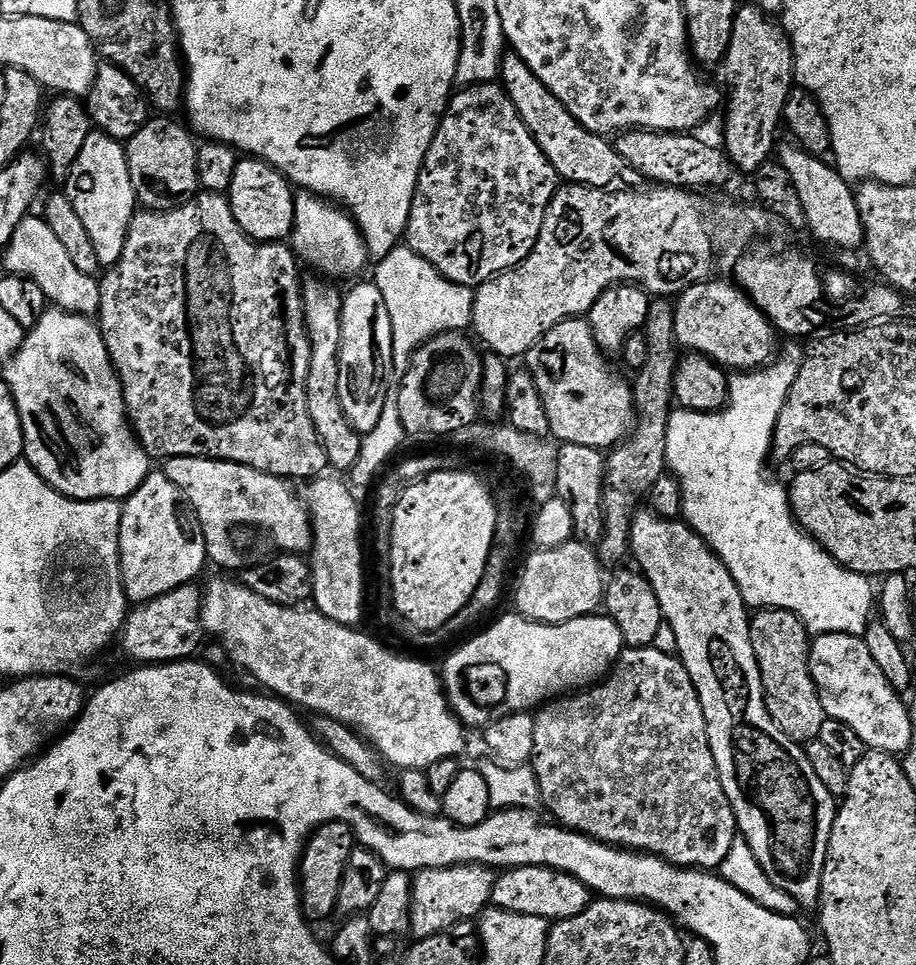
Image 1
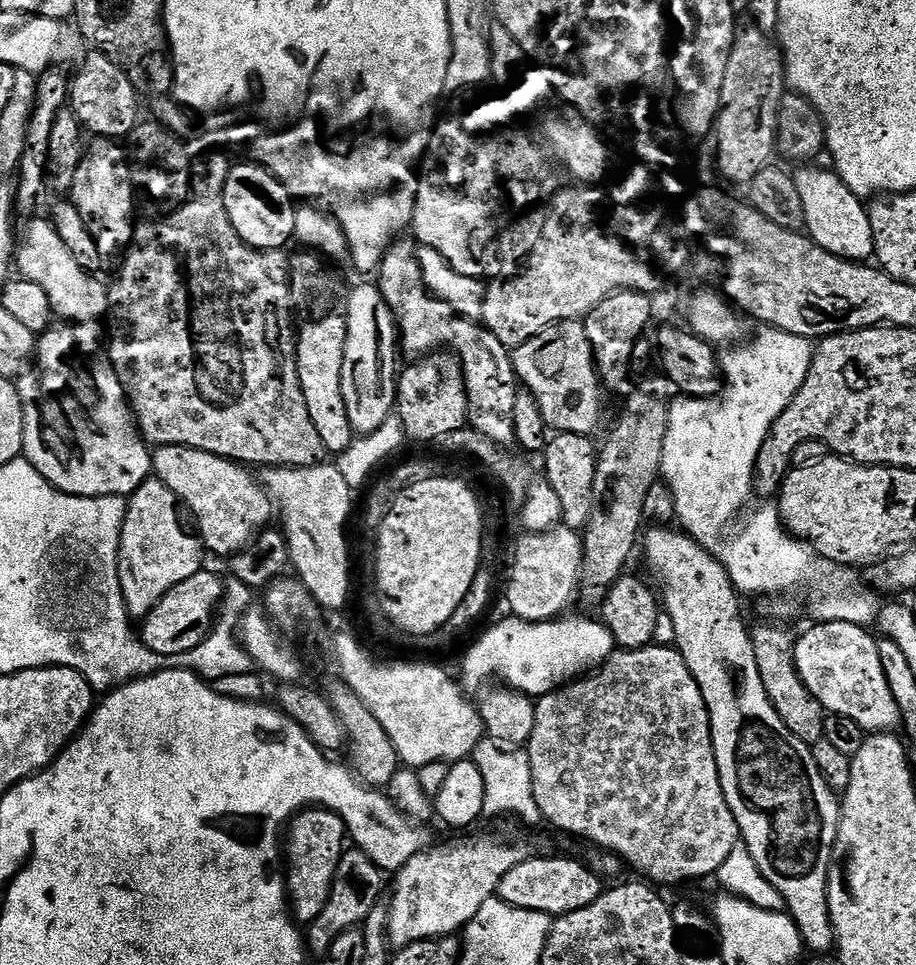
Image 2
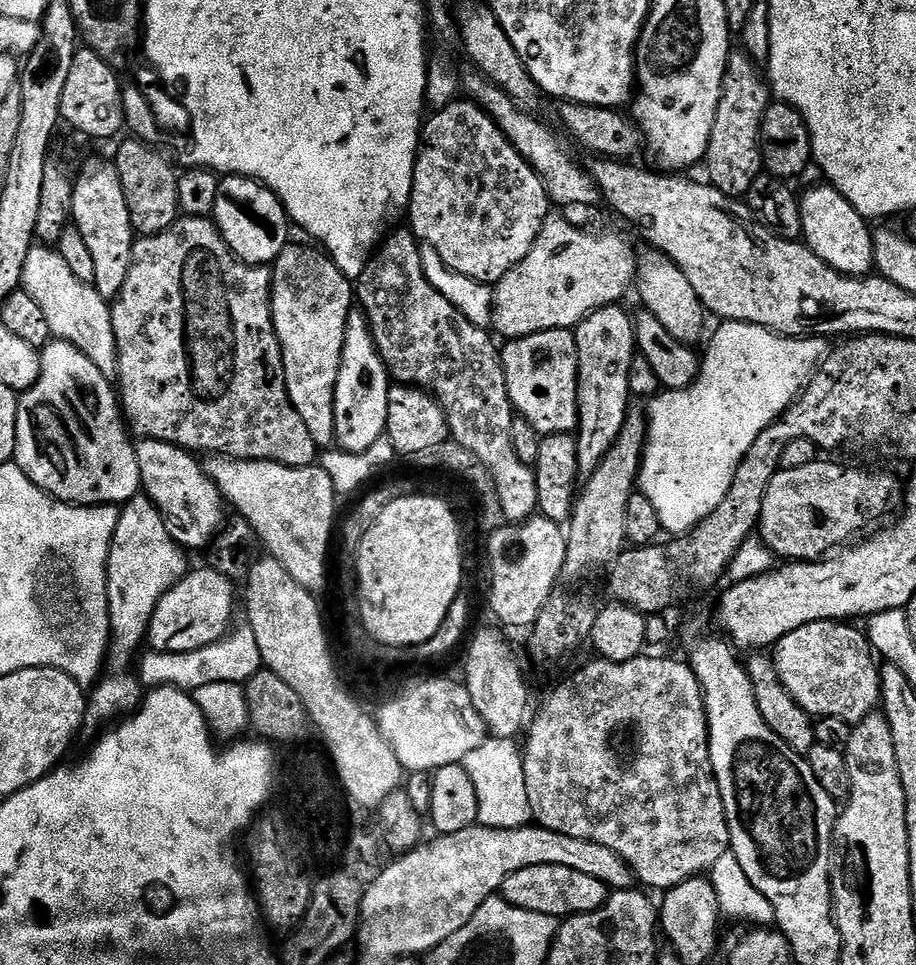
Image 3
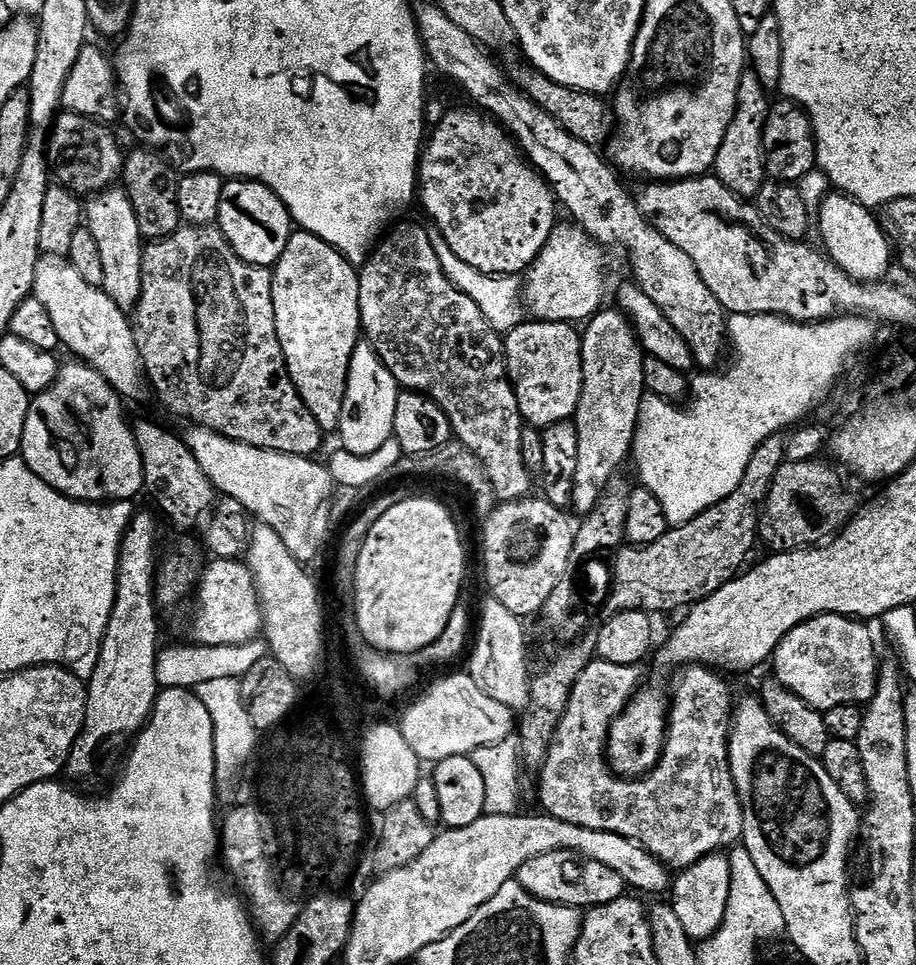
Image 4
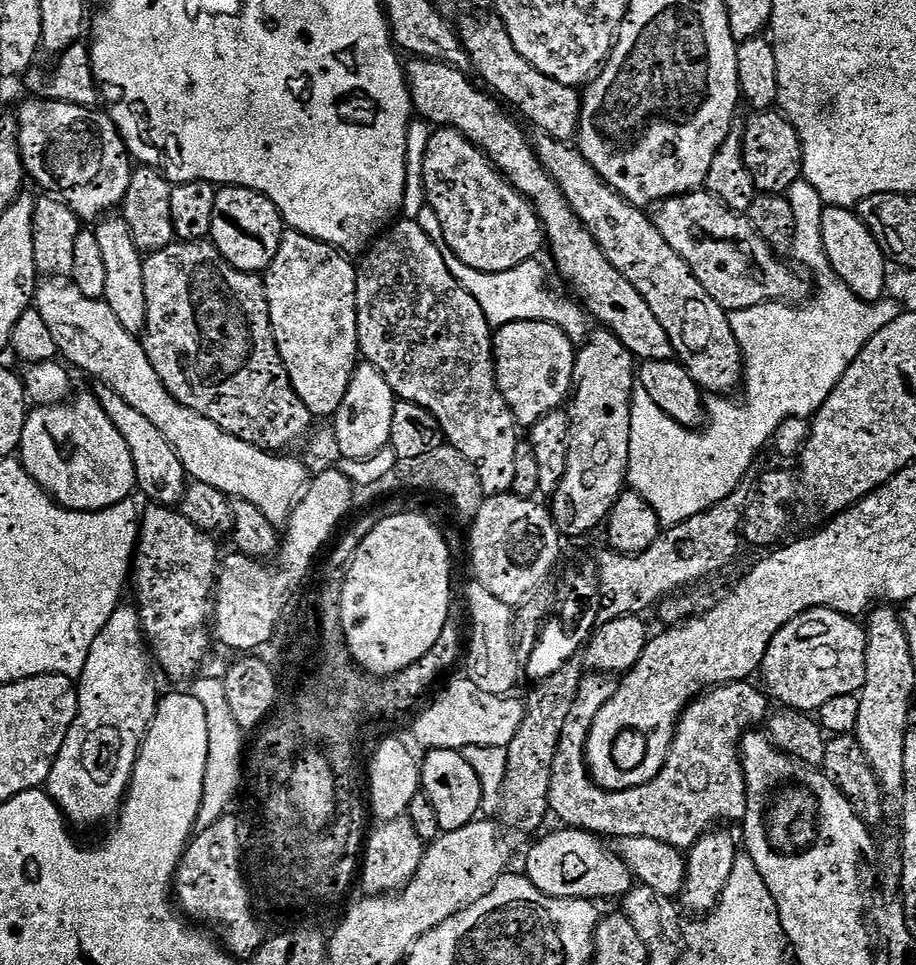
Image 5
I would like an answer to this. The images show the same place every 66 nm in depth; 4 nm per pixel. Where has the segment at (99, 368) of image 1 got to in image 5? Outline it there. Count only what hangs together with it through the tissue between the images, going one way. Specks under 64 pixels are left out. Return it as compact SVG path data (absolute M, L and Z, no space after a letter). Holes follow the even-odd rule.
M84 392L75 396L63 404L31 409L22 430L18 459L56 503L76 512L97 512L133 495L134 458L130 458L126 438L106 418L99 395Z

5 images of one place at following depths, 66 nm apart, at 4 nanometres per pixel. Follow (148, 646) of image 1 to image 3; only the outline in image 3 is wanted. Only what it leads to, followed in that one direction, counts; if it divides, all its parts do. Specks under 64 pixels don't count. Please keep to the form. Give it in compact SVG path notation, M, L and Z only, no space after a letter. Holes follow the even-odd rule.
M193 567L188 575L181 578L158 602L154 610L152 625L148 627L147 643L157 652L184 652L200 650L218 643L227 636L233 627L232 615L236 612L236 588L232 585L233 577L219 567Z

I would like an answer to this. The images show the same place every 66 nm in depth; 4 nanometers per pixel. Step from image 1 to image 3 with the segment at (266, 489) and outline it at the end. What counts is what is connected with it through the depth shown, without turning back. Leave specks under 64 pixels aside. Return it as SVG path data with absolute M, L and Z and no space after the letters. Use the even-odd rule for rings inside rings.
M144 438L136 444L143 491L160 505L165 517L175 525L178 532L180 527L179 543L188 550L200 548L211 540L213 543L214 537L226 524L224 493L206 471L205 465L199 464L192 456L195 455L189 449L165 440Z

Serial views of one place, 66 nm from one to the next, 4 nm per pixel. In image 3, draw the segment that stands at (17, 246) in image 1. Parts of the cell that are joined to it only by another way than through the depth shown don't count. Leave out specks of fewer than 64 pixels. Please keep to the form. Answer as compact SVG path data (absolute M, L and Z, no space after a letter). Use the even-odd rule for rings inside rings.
M33 246L26 258L22 288L38 298L53 337L76 344L103 372L117 371L118 349L109 301L104 301L107 300L105 293L99 292L89 281L78 278L78 274L66 266L66 258L62 258L60 251L52 246Z

